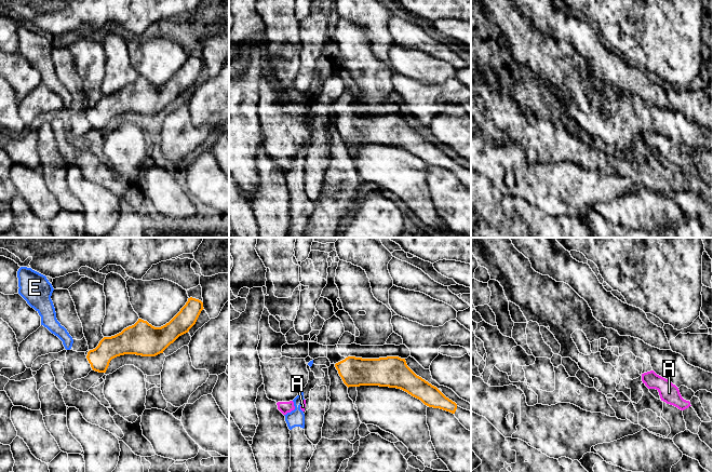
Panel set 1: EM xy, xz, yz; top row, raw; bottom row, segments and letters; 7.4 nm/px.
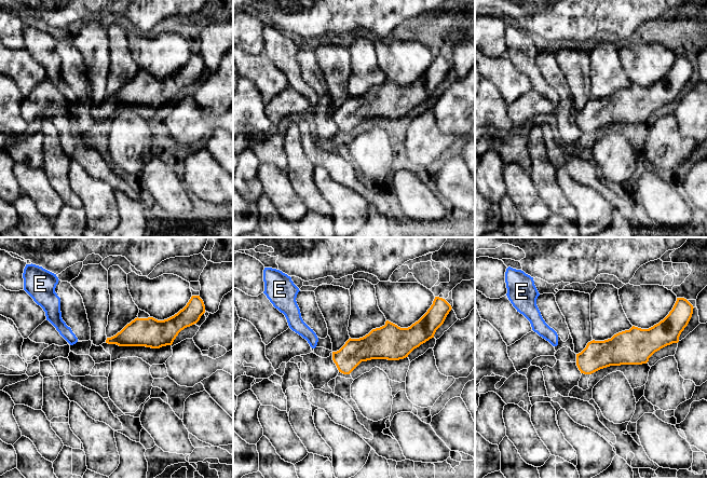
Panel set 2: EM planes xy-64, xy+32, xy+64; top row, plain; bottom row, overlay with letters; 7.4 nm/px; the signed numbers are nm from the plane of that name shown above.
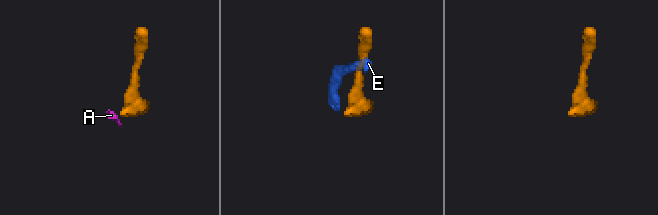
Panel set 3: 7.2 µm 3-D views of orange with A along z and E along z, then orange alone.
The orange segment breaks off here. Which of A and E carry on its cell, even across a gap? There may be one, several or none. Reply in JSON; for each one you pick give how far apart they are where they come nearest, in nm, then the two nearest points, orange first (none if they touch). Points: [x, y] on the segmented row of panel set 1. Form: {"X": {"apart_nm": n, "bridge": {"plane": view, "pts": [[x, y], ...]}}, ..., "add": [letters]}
{"add": []}

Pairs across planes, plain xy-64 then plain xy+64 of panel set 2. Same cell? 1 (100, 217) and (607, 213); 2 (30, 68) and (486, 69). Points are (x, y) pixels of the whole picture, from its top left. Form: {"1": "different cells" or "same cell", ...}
{"1": "same cell", "2": "same cell"}

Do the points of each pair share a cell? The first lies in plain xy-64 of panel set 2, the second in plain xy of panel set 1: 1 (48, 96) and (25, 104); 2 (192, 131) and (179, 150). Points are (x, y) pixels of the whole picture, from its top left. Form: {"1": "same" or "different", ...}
{"1": "same", "2": "same"}

